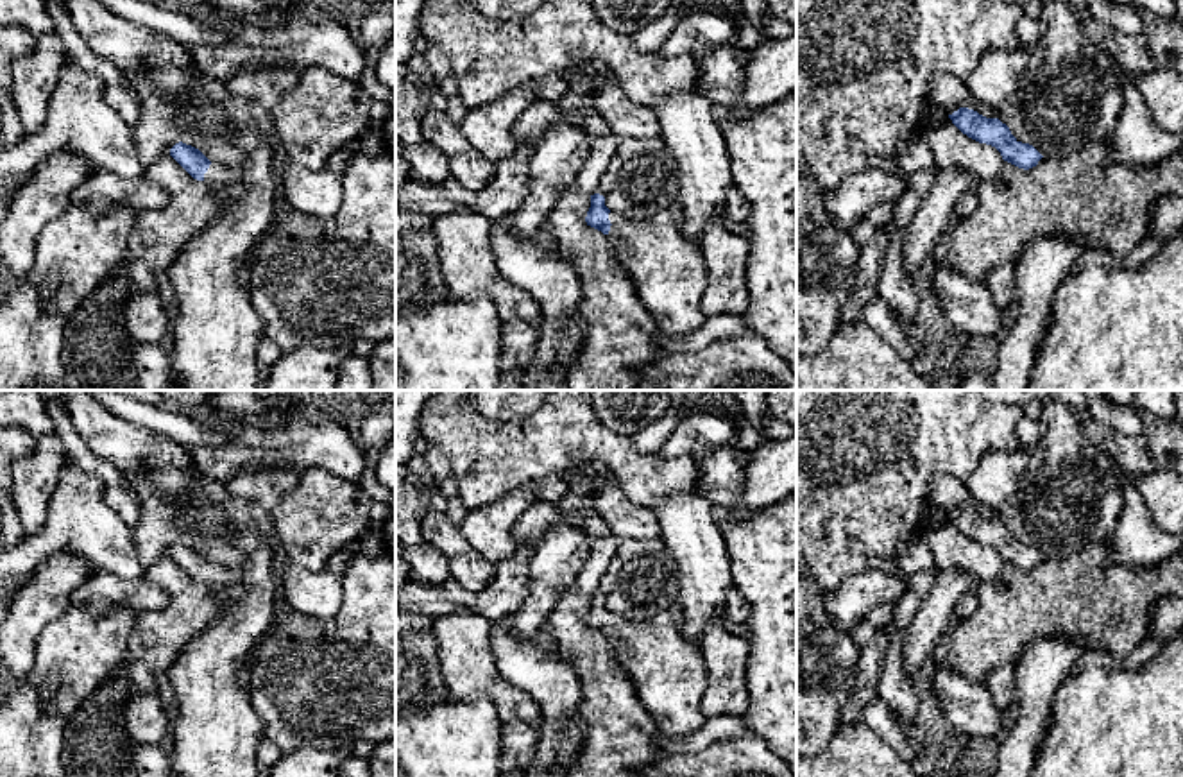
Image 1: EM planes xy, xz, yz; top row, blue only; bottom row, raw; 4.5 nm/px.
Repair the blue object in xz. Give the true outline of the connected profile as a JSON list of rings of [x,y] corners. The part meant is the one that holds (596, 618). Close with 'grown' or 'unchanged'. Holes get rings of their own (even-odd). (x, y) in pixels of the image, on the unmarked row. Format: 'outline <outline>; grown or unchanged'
outline [[[594,594],[585,623],[609,639],[616,662],[662,736],[682,739],[705,725],[707,662],[700,648],[682,637],[673,614],[630,619],[610,612],[605,598]]]; grown

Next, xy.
outline [[[183,542],[170,550],[170,557],[197,582],[245,587],[245,594],[209,621],[168,668],[177,698],[166,745],[172,777],[260,777],[256,750],[265,738],[265,723],[252,709],[243,662],[277,618],[274,576],[281,559],[270,546],[261,544],[243,569],[231,569],[211,564],[199,550]]]; grown

